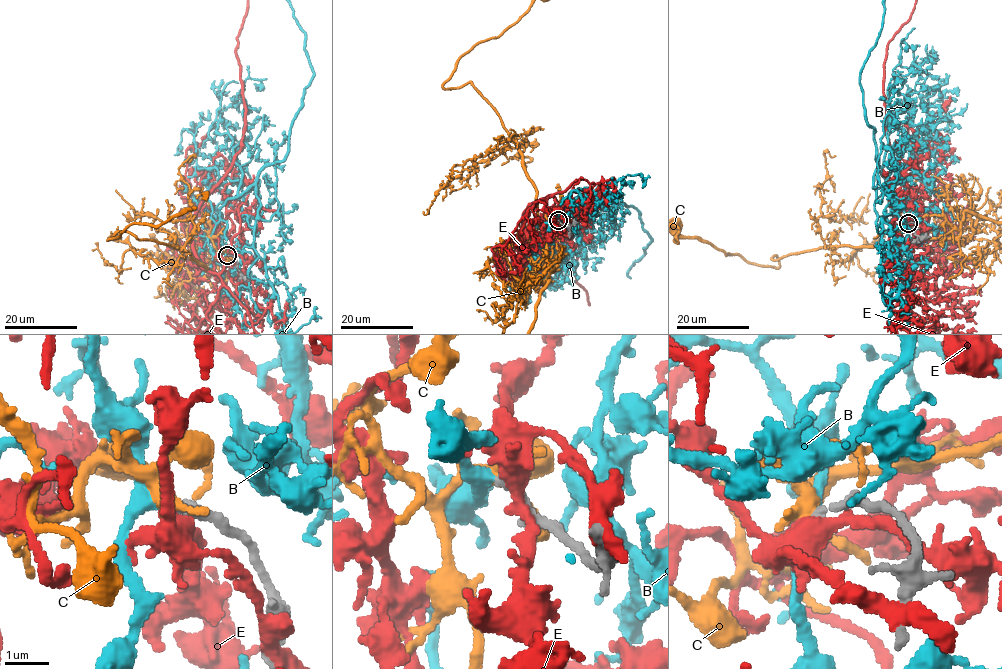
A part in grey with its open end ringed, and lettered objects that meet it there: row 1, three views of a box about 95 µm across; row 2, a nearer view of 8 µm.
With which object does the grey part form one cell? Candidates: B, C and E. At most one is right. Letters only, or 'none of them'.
B

